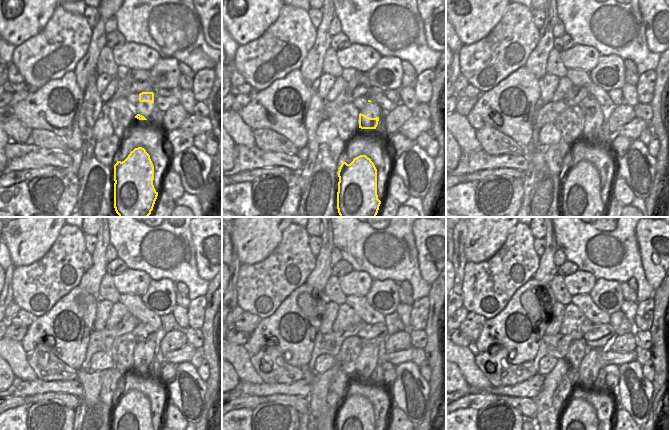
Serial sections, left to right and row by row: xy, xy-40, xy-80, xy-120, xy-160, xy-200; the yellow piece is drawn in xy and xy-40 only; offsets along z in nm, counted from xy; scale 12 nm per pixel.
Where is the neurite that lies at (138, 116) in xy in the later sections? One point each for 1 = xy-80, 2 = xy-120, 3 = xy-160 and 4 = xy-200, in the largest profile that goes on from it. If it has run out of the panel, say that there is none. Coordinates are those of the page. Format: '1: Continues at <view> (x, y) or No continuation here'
1: Continues at xy-80 (592, 127)
2: Continues at xy-120 (144, 354)
3: Continues at xy-160 (368, 359)
4: Continues at xy-200 (590, 365)

